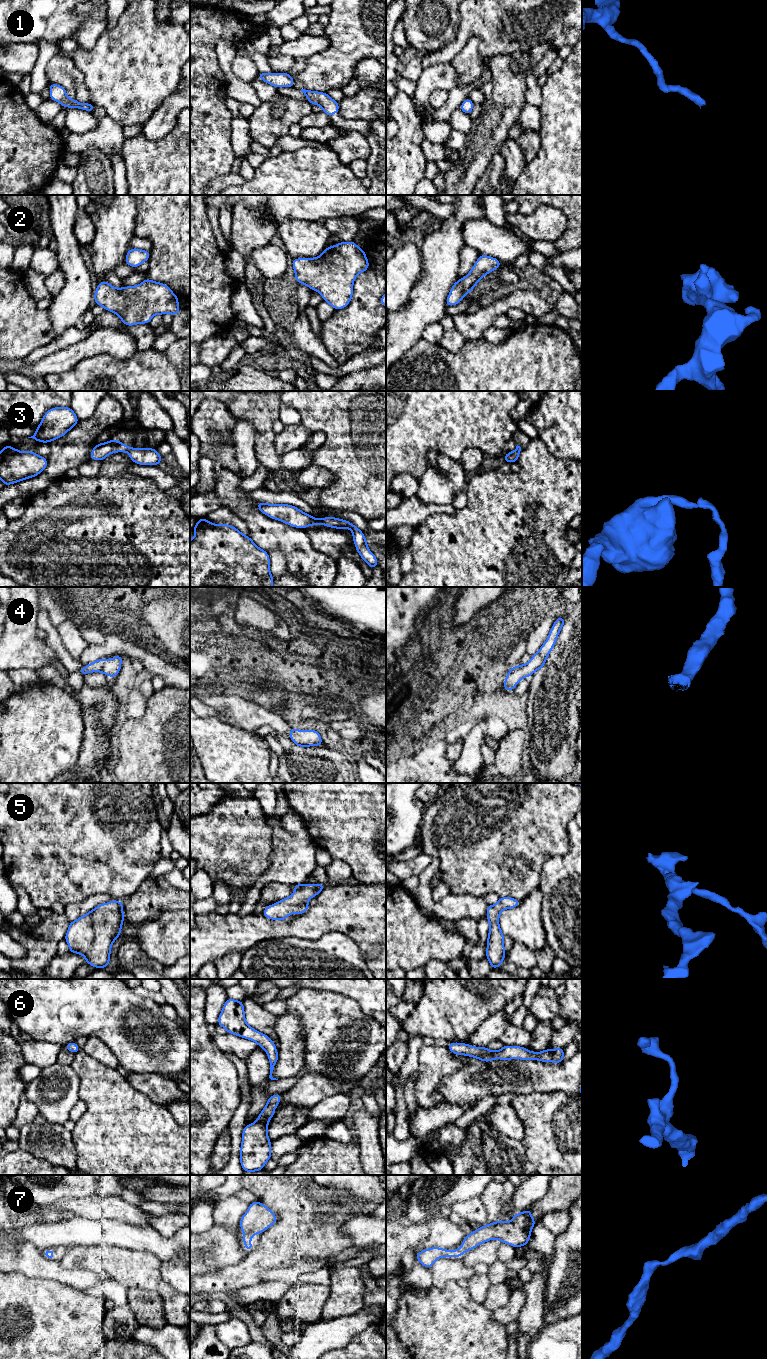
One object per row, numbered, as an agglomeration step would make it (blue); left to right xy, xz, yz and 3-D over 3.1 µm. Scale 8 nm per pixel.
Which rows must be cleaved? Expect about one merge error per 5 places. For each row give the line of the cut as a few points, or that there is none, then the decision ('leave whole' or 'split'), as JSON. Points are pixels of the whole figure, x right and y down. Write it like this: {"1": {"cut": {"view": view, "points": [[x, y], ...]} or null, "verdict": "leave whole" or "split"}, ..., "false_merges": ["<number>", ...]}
{"1": {"cut": null, "verdict": "leave whole"}, "2": {"cut": null, "verdict": "leave whole"}, "3": {"cut": {"view": "xz", "points": [[320, 519], [323, 524]]}, "verdict": "split"}, "4": {"cut": null, "verdict": "leave whole"}, "5": {"cut": null, "verdict": "leave whole"}, "6": {"cut": null, "verdict": "leave whole"}, "7": {"cut": null, "verdict": "leave whole"}, "false_merges": ["3"]}

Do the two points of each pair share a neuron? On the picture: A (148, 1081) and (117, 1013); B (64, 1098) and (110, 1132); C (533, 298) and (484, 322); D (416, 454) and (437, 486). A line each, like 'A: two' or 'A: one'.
A: two
B: two
C: one
D: two

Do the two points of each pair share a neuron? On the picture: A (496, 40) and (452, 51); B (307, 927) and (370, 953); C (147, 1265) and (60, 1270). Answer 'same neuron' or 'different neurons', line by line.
A: same neuron
B: same neuron
C: same neuron

